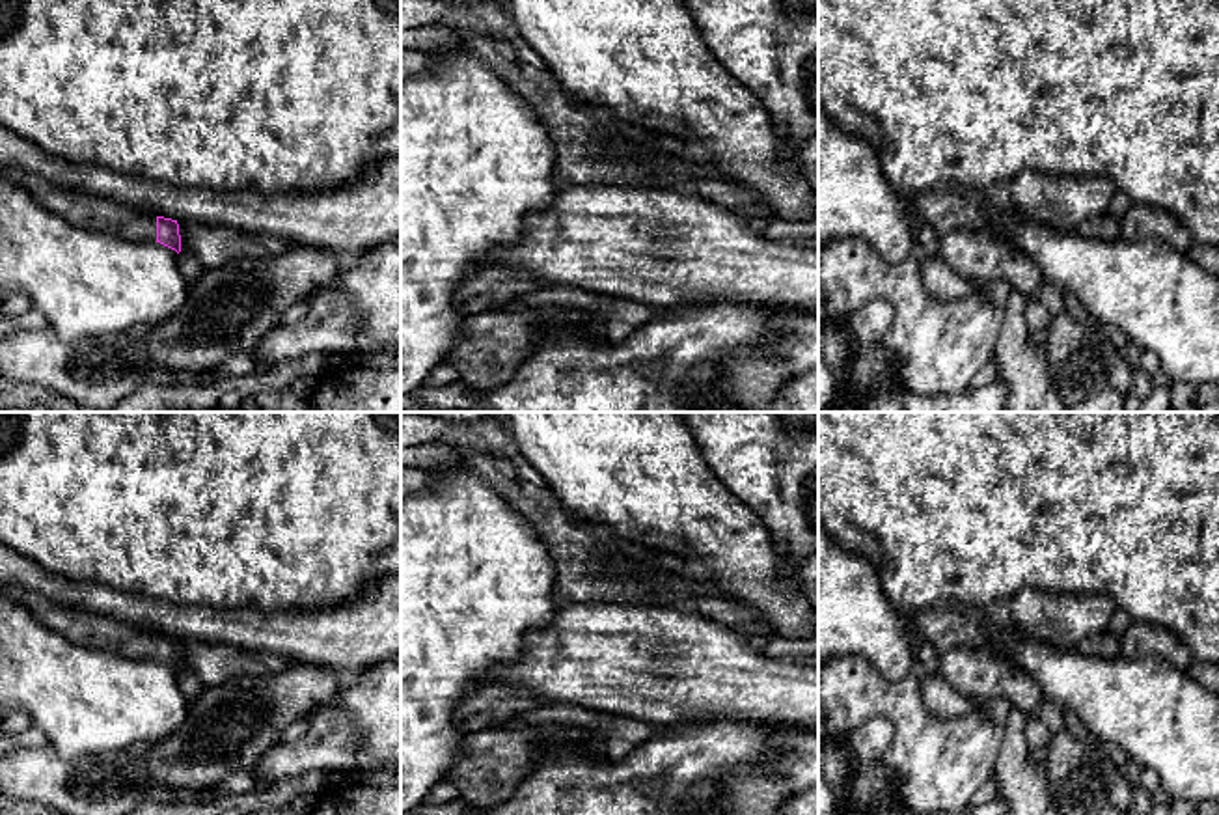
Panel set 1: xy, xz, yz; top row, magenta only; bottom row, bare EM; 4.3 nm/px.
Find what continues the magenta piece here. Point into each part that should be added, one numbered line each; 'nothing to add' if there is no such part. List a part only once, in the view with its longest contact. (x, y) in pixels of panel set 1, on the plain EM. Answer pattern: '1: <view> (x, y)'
1: xy (86, 629)

